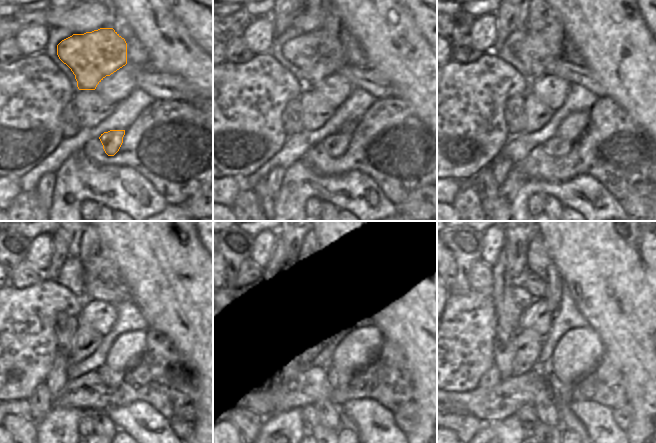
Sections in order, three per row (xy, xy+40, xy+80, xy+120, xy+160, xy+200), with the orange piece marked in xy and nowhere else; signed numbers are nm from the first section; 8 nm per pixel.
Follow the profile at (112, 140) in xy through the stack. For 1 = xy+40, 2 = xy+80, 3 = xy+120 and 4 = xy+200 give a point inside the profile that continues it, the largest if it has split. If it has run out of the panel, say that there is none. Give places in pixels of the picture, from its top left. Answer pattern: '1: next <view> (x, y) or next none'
1: next xy+40 (335, 145)
2: next xy+80 (555, 146)
3: next xy+120 (111, 377)
4: next xy+200 (561, 393)

